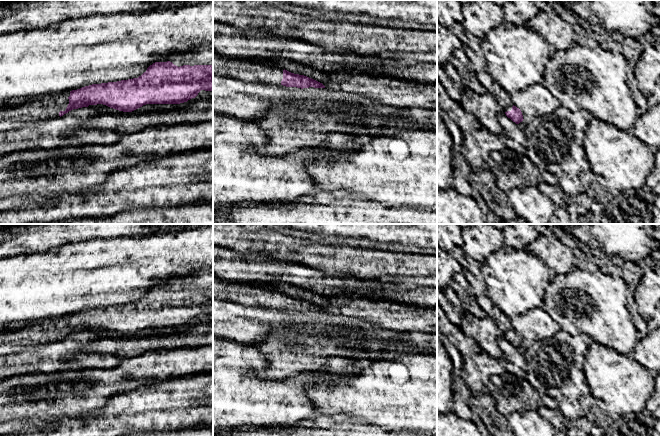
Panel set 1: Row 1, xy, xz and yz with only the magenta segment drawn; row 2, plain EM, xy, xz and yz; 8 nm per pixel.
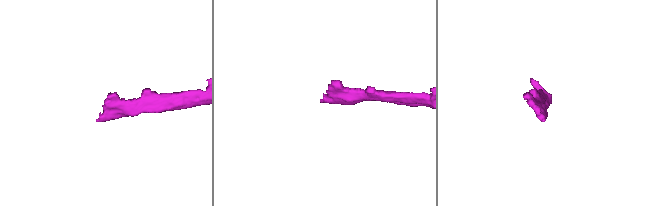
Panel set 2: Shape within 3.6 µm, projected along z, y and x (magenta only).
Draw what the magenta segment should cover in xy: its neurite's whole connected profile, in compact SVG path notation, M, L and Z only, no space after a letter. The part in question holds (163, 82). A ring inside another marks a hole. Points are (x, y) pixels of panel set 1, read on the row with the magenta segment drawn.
M213 44L185 54L173 54L155 62L138 78L92 84L70 92L33 96L30 102L16 107L0 108L0 132L37 121L63 116L73 109L103 104L132 112L146 104L180 104L195 98L201 90L213 91Z

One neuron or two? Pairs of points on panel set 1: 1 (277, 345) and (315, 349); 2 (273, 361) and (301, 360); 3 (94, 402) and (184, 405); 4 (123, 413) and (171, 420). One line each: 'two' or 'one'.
1: one
2: one
3: two
4: one

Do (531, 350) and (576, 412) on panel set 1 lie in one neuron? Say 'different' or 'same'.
same

